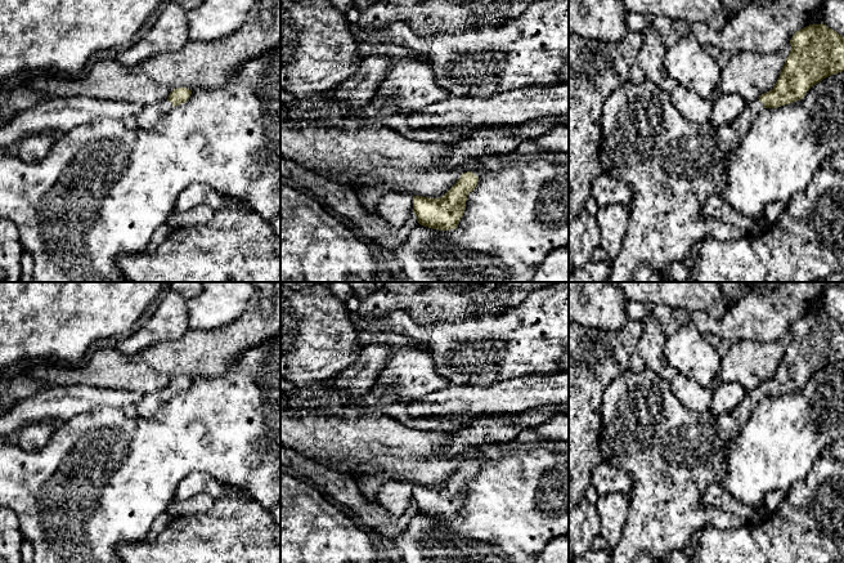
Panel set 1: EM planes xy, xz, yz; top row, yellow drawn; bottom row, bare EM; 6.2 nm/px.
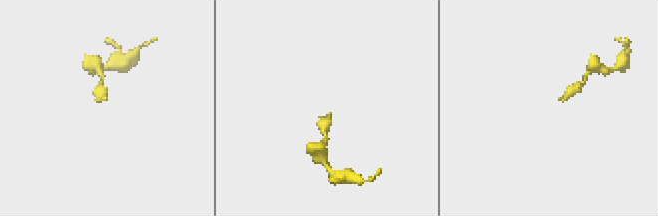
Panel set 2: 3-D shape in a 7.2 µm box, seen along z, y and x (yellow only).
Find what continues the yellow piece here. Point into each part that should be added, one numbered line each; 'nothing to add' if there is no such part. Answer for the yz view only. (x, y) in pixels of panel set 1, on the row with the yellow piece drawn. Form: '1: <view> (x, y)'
1: yz (645, 142)

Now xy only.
1: xy (151, 114)

